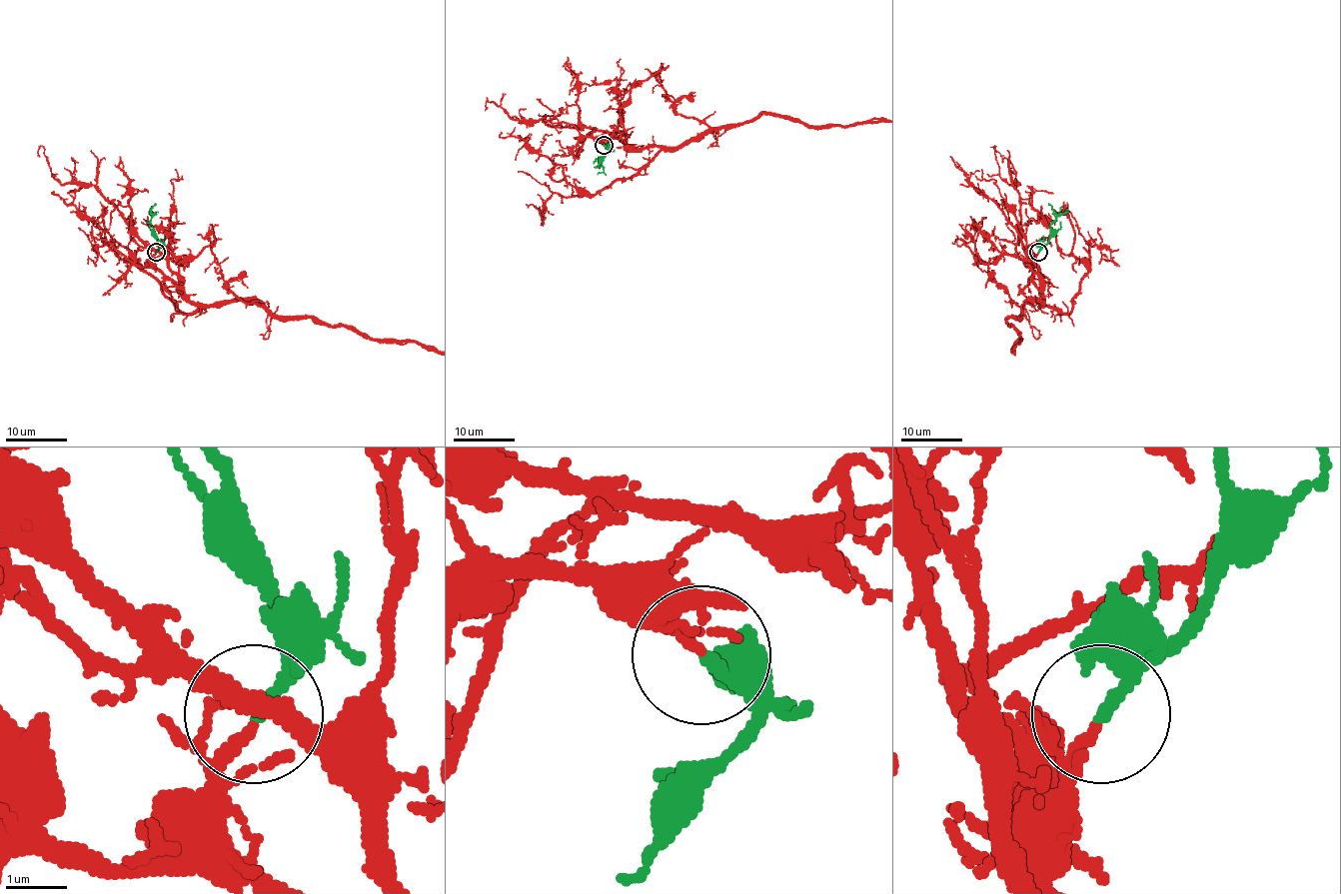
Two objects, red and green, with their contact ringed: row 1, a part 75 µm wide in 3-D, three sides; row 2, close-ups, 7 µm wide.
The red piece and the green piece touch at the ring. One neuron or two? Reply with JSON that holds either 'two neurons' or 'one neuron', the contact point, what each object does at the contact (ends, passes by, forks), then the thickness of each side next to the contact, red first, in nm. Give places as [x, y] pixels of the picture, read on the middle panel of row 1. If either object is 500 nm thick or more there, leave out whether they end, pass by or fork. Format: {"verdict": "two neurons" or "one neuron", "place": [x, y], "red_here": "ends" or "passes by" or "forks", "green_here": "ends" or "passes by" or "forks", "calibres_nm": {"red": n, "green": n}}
{"verdict": "one neuron", "place": [604, 145], "red_here": "passes by", "green_here": "ends", "calibres_nm": {"red": 140, "green": 220}}

